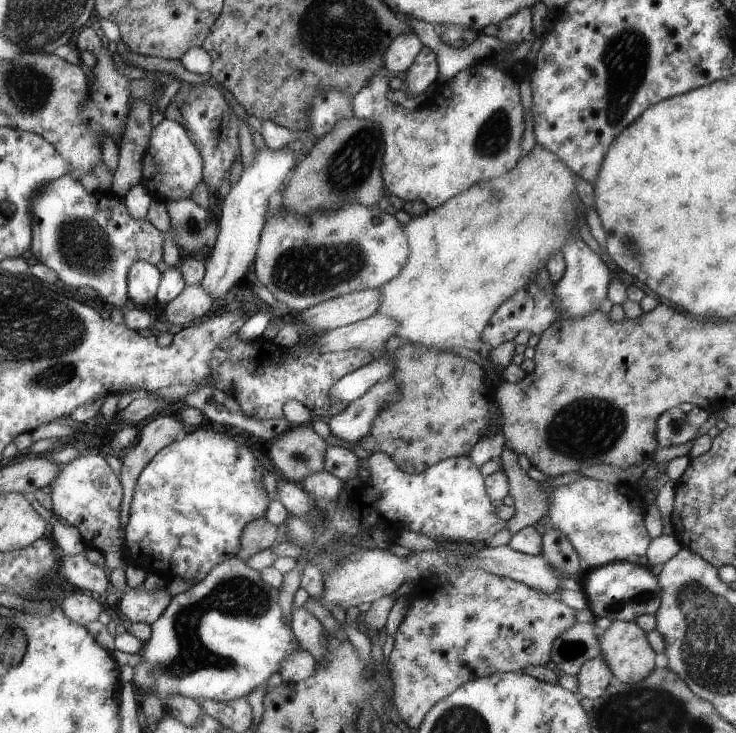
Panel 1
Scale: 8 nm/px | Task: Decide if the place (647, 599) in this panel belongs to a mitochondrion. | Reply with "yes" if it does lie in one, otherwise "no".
yes

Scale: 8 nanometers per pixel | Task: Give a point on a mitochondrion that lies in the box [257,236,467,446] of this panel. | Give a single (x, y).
(310, 270)

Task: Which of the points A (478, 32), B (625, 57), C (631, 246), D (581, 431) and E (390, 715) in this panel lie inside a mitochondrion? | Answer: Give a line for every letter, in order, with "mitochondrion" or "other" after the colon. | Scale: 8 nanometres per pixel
A: other
B: mitochondrion
C: mitochondrion
D: mitochondrion
E: other

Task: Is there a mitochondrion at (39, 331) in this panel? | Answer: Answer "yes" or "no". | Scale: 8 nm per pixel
yes

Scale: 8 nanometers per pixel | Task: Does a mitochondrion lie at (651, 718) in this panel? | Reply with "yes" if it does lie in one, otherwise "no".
yes

